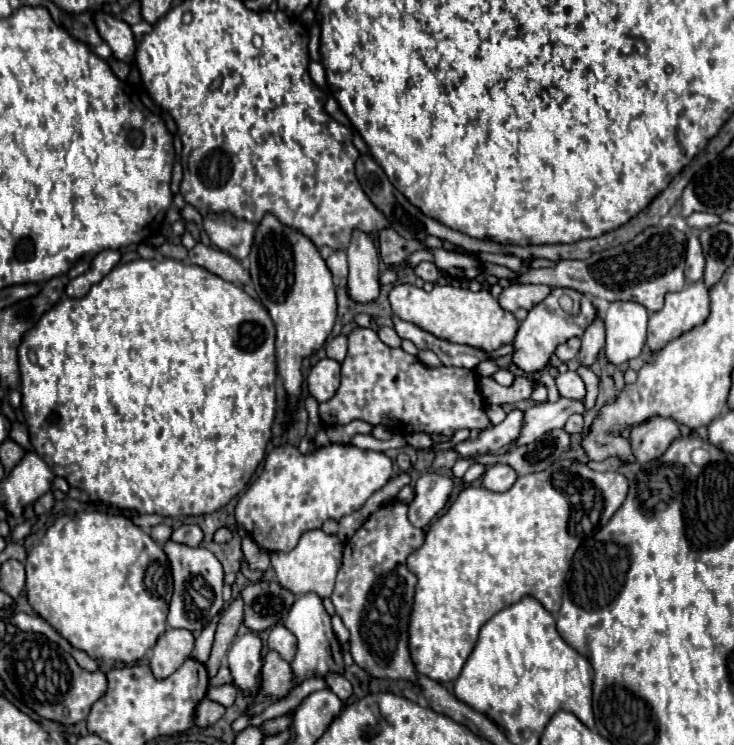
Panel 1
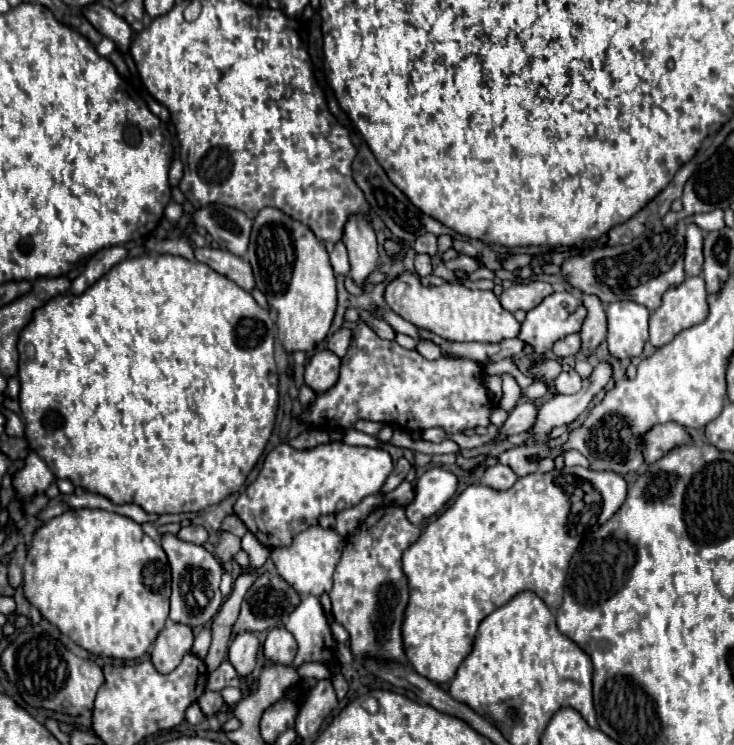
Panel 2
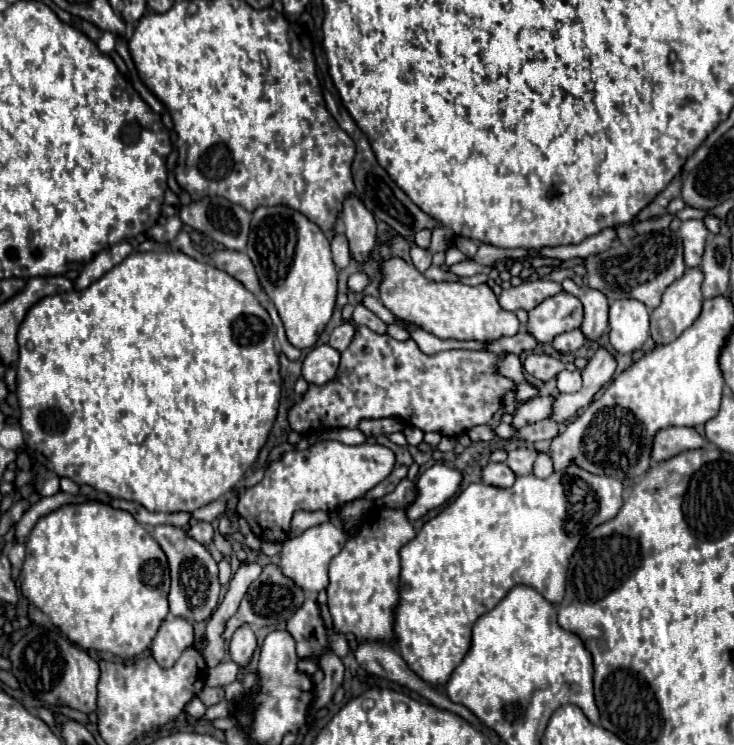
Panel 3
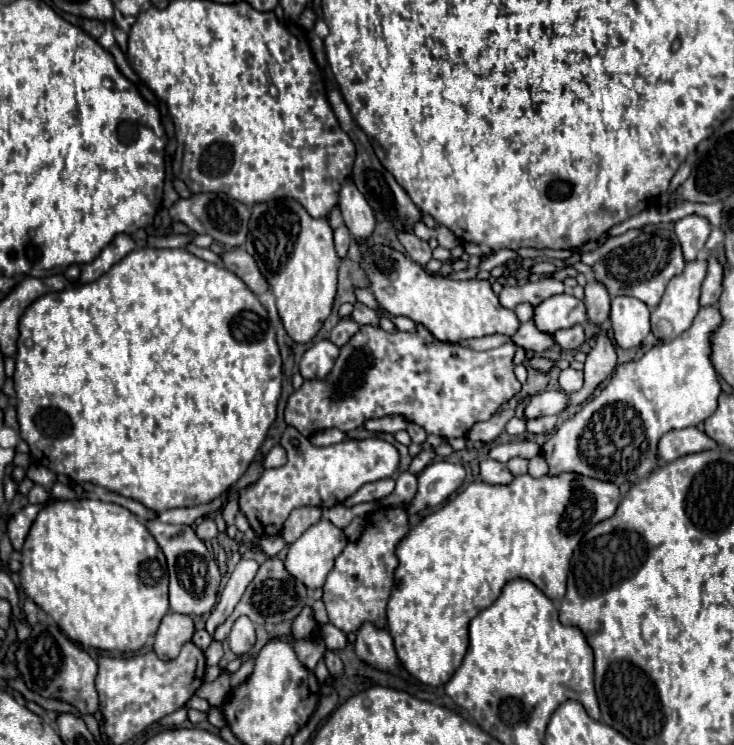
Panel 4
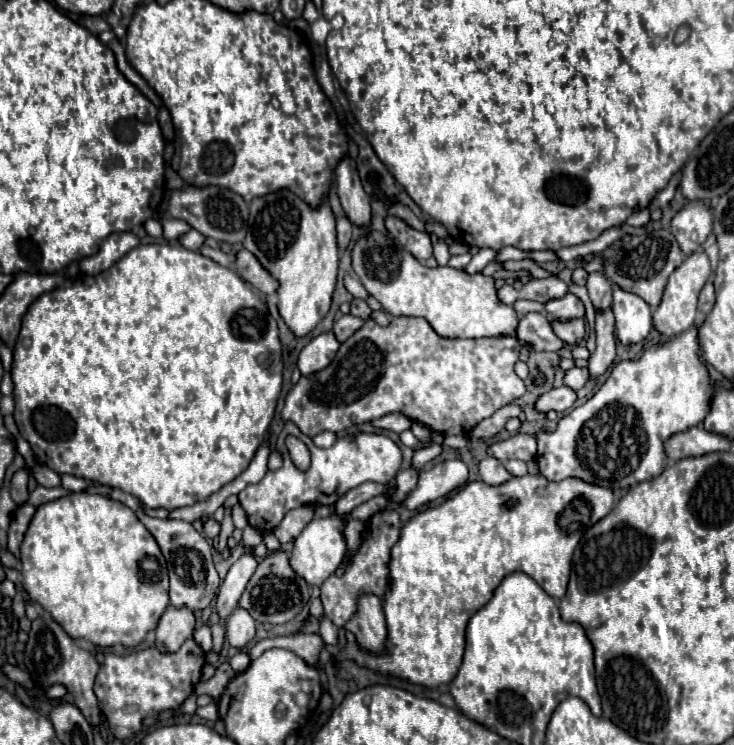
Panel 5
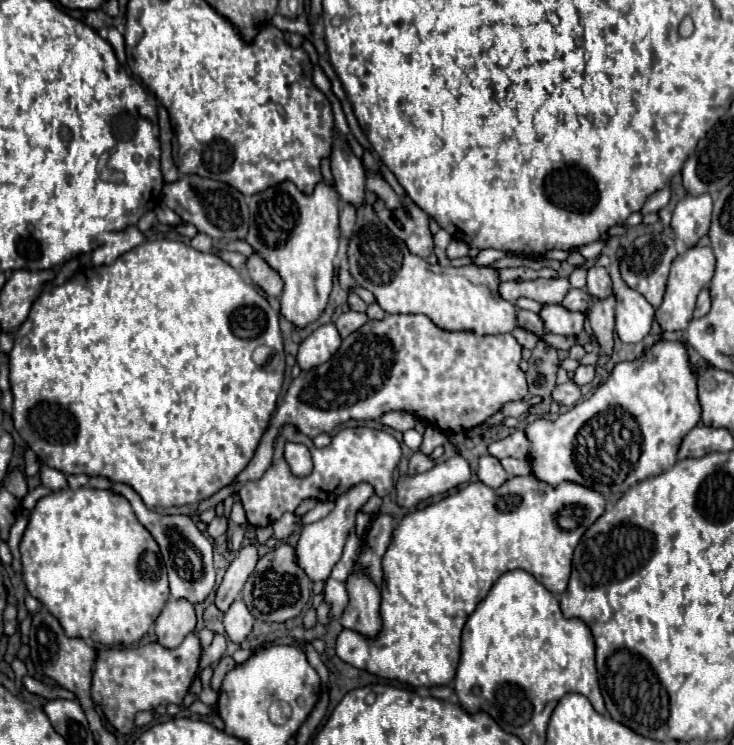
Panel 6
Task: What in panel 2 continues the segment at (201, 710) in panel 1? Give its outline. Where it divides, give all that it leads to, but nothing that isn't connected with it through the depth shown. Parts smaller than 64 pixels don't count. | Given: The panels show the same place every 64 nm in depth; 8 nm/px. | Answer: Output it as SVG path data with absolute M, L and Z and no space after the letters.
M204 690L204 694L200 696L198 704L202 706L202 710L204 710L204 714L206 714L206 716L212 716L212 714L216 714L216 712L220 710L220 706L224 704L224 700L222 700L220 692L214 692L214 690Z

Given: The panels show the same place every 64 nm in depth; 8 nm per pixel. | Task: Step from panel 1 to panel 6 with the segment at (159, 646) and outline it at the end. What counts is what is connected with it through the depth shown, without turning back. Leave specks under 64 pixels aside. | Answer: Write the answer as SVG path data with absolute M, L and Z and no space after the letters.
M168 600L156 618L158 642L166 648L176 648L186 634L196 626L194 604L190 600Z

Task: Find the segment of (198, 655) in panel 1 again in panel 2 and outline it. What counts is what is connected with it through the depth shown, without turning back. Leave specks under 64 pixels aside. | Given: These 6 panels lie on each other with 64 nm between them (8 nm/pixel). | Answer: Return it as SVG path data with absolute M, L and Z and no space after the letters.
M203 629L194 639L194 643L191 649L193 654L196 654L199 658L204 659L208 653L212 636L209 629Z

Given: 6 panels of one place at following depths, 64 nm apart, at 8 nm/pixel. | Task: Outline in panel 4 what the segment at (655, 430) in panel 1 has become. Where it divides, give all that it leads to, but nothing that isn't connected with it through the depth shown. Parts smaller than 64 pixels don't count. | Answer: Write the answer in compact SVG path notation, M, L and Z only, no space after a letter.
M682 428L682 430L672 430L660 438L658 456L662 462L672 462L680 456L704 452L716 446L718 444L710 436L706 436L706 432L700 432L698 428Z

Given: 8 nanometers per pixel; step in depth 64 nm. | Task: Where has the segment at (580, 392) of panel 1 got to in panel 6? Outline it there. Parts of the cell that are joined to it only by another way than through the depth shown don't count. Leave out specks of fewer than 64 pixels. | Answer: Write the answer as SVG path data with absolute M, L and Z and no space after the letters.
M580 364L578 370L574 372L572 380L574 380L578 386L584 386L584 384L592 382L594 376L596 376L596 368L594 368L594 366L584 366L584 364Z

